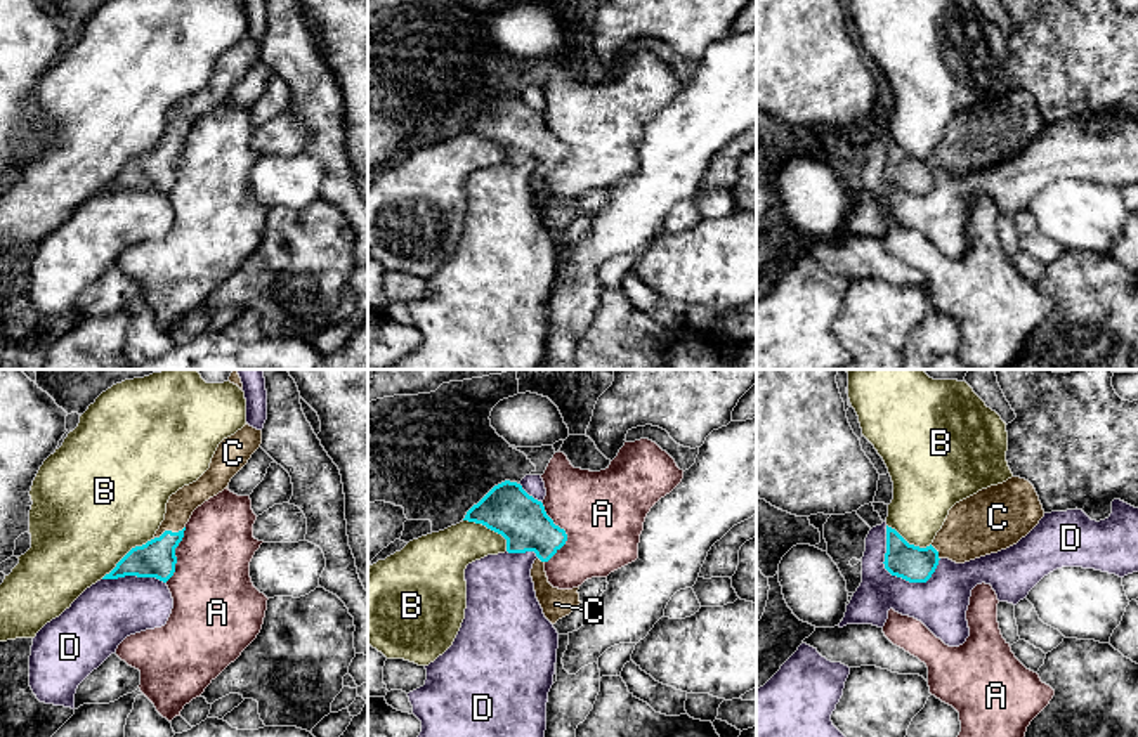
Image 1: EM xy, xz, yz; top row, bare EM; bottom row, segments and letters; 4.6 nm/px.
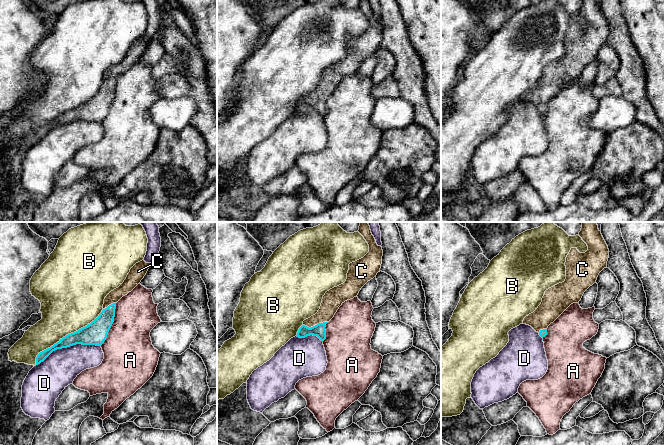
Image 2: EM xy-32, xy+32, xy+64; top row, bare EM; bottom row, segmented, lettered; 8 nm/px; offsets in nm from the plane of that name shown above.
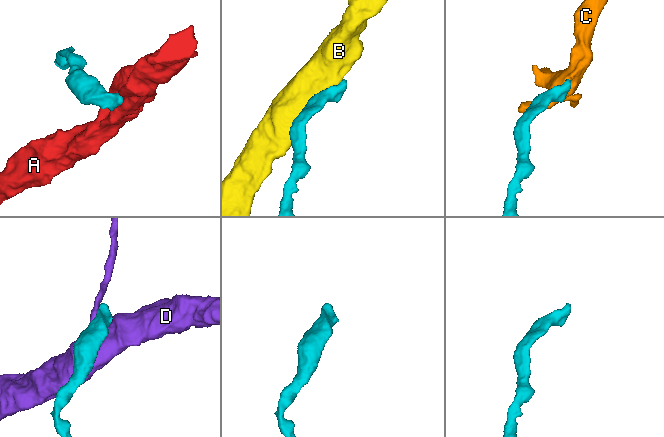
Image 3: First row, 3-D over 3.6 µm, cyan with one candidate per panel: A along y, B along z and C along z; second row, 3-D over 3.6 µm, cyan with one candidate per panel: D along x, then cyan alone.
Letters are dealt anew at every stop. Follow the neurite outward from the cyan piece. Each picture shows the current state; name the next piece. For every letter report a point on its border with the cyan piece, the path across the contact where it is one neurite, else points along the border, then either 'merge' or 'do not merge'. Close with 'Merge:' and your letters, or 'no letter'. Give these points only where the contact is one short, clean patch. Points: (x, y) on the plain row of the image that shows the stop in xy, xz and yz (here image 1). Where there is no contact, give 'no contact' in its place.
A: xz (564, 144) | along xz (542, 115), (547, 127), (566, 146), (566, 155), (547, 174) | do not merge
B: xy (127, 165) | do not merge
C: xy (169, 143) | across xy (156, 170), (169, 143), (181, 117) | merge
D: yz (885, 179) | do not merge
Merge: C

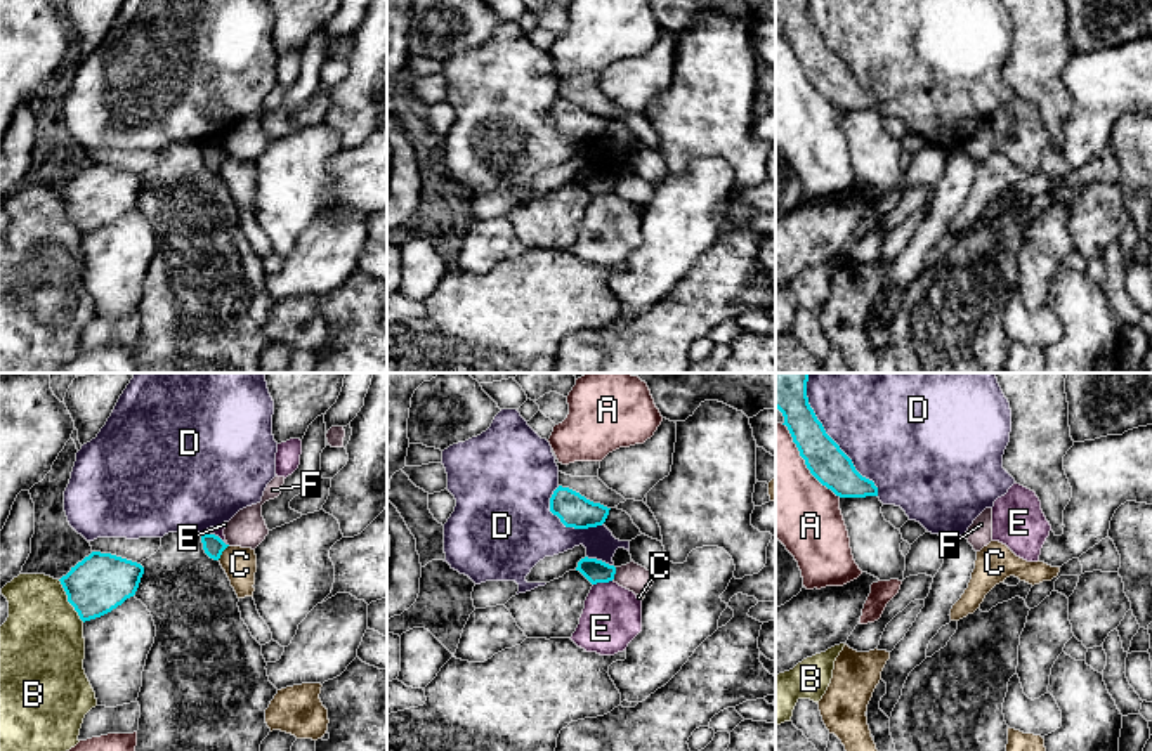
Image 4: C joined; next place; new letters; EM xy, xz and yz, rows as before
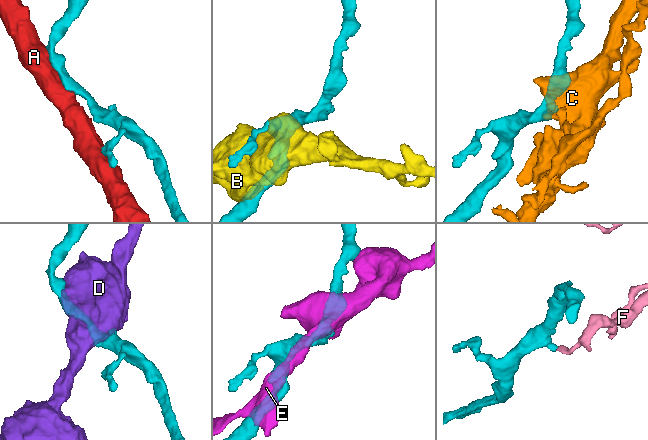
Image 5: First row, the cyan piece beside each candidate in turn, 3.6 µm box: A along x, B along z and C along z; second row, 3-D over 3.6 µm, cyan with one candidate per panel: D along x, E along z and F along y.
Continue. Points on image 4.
A: yz (805, 73) | do not merge
B: xy (68, 212) | do not merge
C: xy (222, 162) | along xy (228, 156), (217, 170) | do not merge
D: yz (837, 56) | do not merge
E: xy (216, 148) | do not merge
F: xz (615, 184) | along xz (616, 179), (611, 191) | do not merge
Merge: no letter

